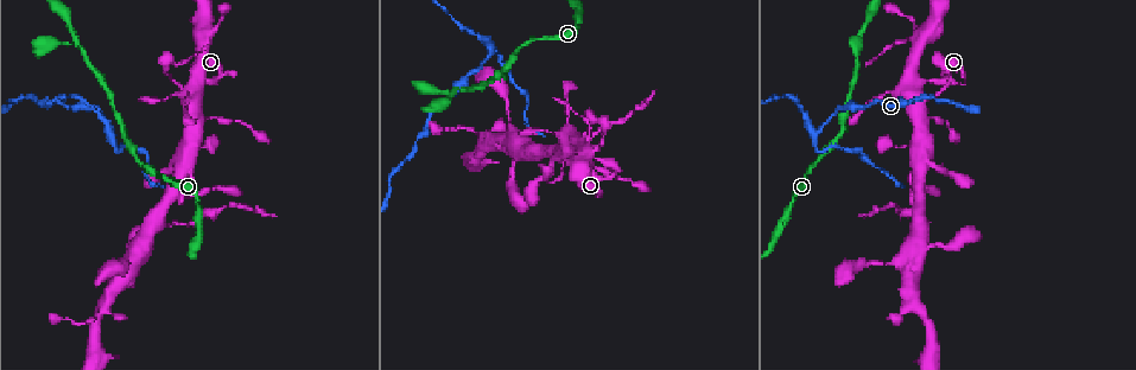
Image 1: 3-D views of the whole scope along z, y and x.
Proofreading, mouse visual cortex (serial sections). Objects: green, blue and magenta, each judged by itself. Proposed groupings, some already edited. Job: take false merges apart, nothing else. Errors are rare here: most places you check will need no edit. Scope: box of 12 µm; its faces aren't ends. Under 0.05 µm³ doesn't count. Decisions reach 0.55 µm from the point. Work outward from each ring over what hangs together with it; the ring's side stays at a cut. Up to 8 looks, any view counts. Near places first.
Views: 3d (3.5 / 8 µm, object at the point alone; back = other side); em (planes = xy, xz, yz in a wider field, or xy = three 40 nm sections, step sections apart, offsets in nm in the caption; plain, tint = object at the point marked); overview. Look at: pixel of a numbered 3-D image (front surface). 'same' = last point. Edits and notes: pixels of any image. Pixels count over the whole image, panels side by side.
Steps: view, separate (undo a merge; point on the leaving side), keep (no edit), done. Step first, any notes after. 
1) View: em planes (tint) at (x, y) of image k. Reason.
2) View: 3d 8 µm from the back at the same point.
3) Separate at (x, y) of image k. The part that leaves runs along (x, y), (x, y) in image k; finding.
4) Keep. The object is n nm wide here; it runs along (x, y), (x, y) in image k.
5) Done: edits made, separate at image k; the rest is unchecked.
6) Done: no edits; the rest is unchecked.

View: 3d 3.5 µm at (567, 139) of image 1. Small branch off a trunk.

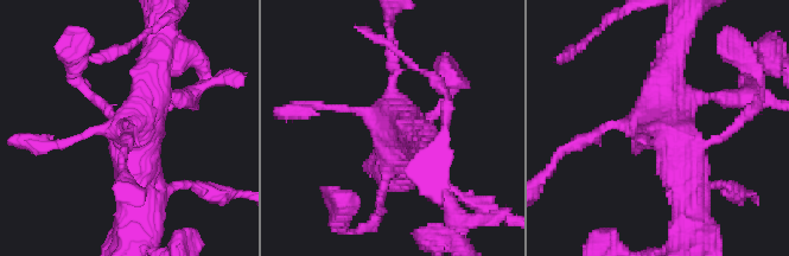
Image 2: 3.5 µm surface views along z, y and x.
View: em xy step 5 (tint) at (654, 126) of image 2.

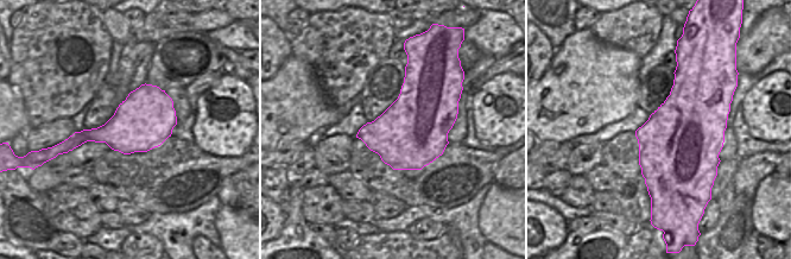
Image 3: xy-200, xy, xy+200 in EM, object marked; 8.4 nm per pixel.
Keep. The object is 600 nm wide here; it runs along (176, 98), (158, 95), (137, 135), (140, 200) in image 2; all the same cell.

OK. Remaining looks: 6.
View: 3d 3.5 µm at (78, 45) of image 1. Calibre changes.

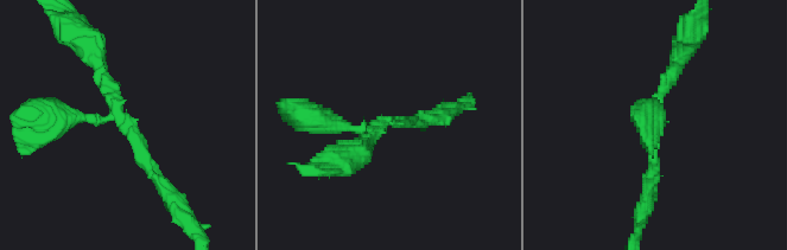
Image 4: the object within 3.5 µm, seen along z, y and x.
View: em xy step 5 (tint) at (388, 120) of image 4. 3 arms meet here; the arms are 150, 200, 250 nm wide.

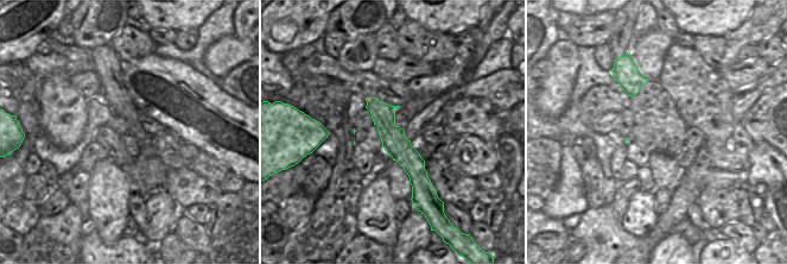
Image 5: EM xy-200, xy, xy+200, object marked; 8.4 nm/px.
Separate at (328, 129) of image 4. The part that leaves runs along (362, 130), (308, 117), (289, 106) in image 4; a second cell is stuck on.

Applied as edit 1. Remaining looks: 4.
View: overview.

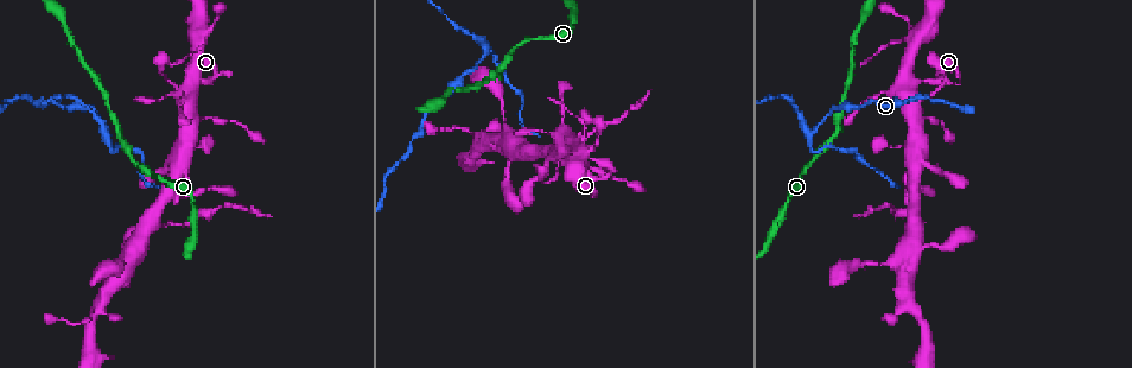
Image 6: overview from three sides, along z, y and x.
View: 3d 8 µm at (485, 49) of image 6. Three arms meet.

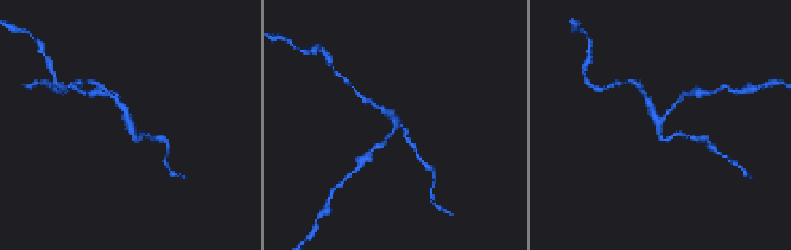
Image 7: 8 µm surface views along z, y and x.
View: em xy step 2 (tint) at (396, 119) of image 7.

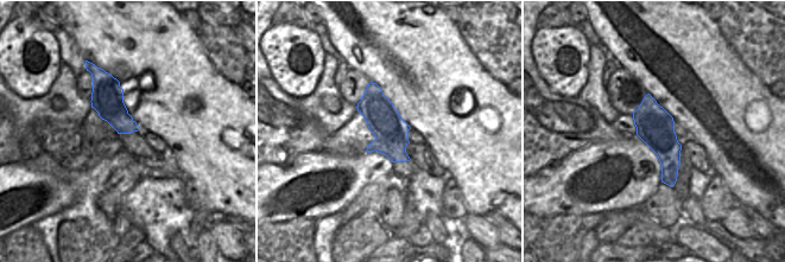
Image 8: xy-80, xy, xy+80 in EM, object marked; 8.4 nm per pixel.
Separate at (649, 103) of image 7. A second cell is stuck on.

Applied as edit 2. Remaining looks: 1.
Done: edits made, separate at image 4, separate at image 7; the rest is unchecked.

